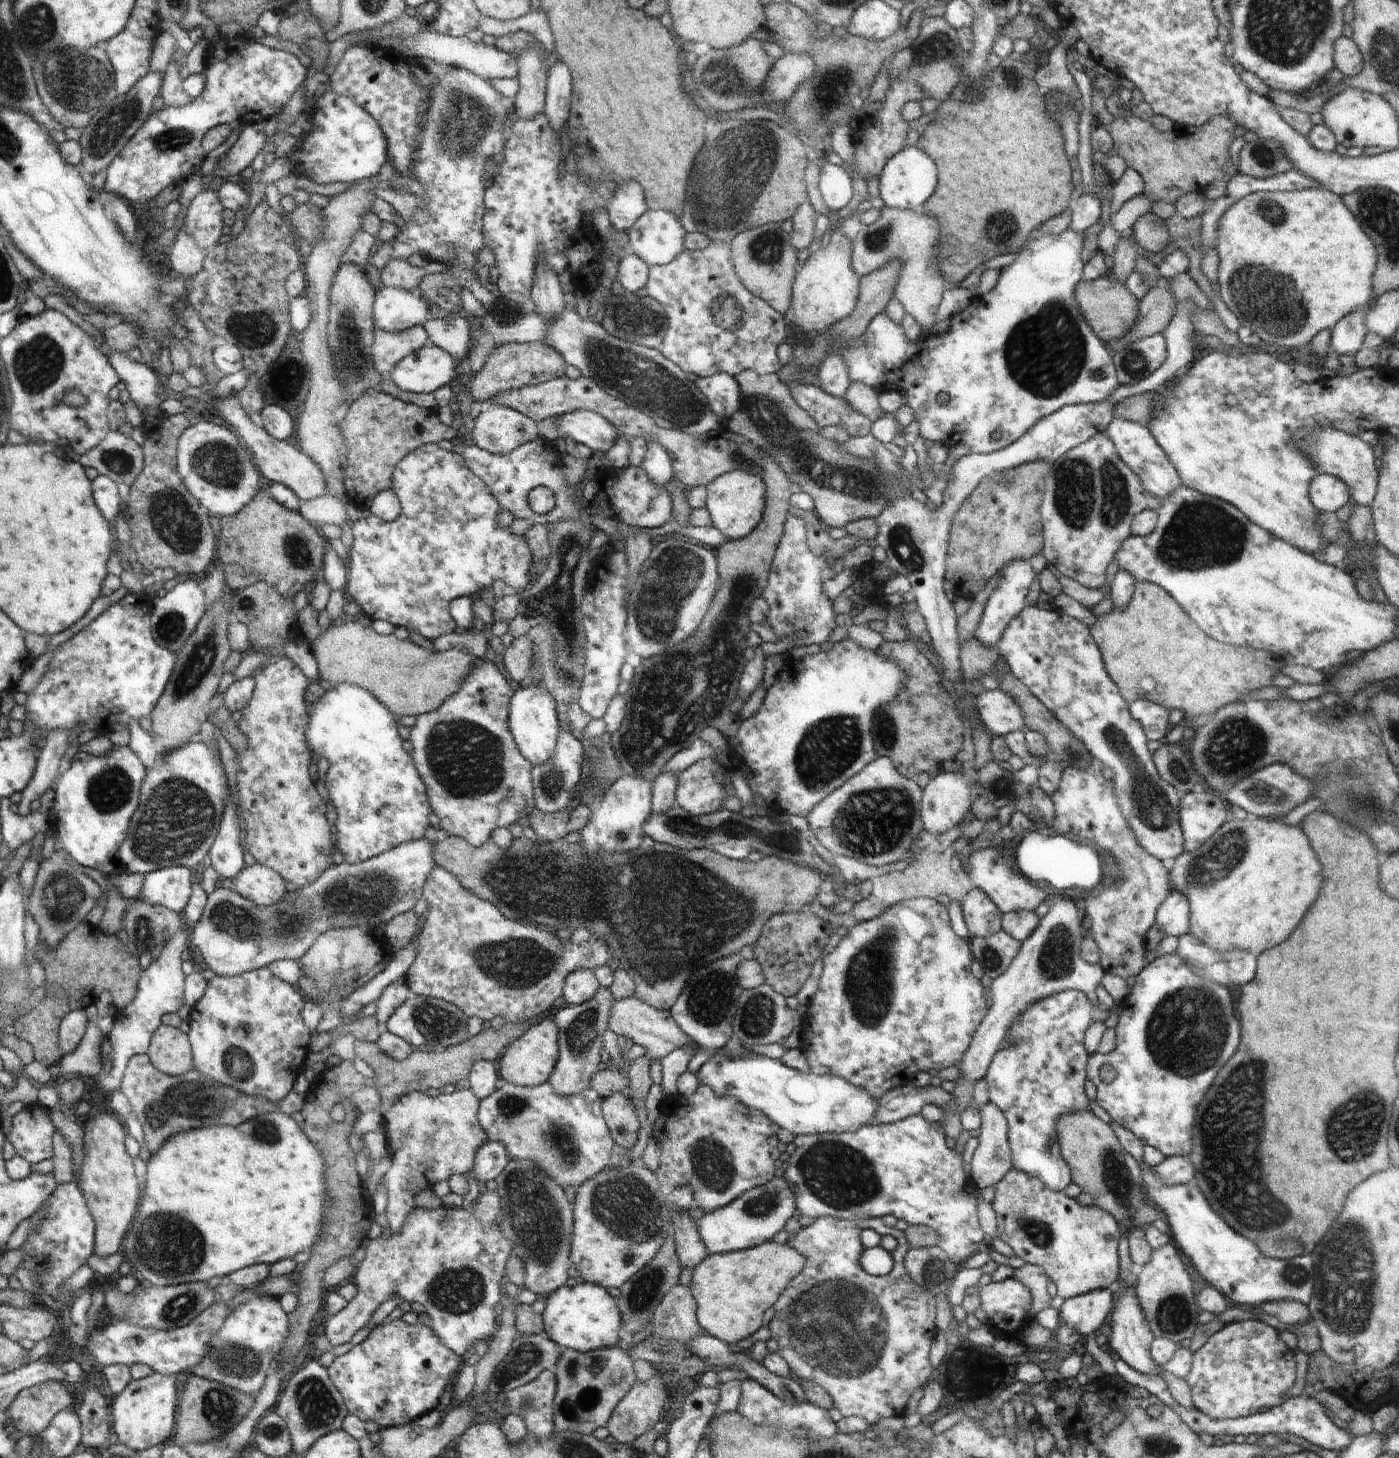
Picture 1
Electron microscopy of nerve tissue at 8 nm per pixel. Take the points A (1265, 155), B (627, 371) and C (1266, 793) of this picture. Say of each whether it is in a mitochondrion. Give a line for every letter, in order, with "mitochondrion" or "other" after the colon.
A: mitochondrion
B: mitochondrion
C: mitochondrion

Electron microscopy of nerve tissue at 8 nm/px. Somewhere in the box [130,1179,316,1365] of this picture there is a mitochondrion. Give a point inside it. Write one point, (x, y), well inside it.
(183, 1305)

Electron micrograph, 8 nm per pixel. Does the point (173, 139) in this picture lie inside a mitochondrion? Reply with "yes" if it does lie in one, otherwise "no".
yes

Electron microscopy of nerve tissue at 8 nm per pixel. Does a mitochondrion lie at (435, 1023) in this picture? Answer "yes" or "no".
yes

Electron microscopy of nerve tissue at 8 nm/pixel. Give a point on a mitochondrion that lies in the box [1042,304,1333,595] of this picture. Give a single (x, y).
(1202, 534)

